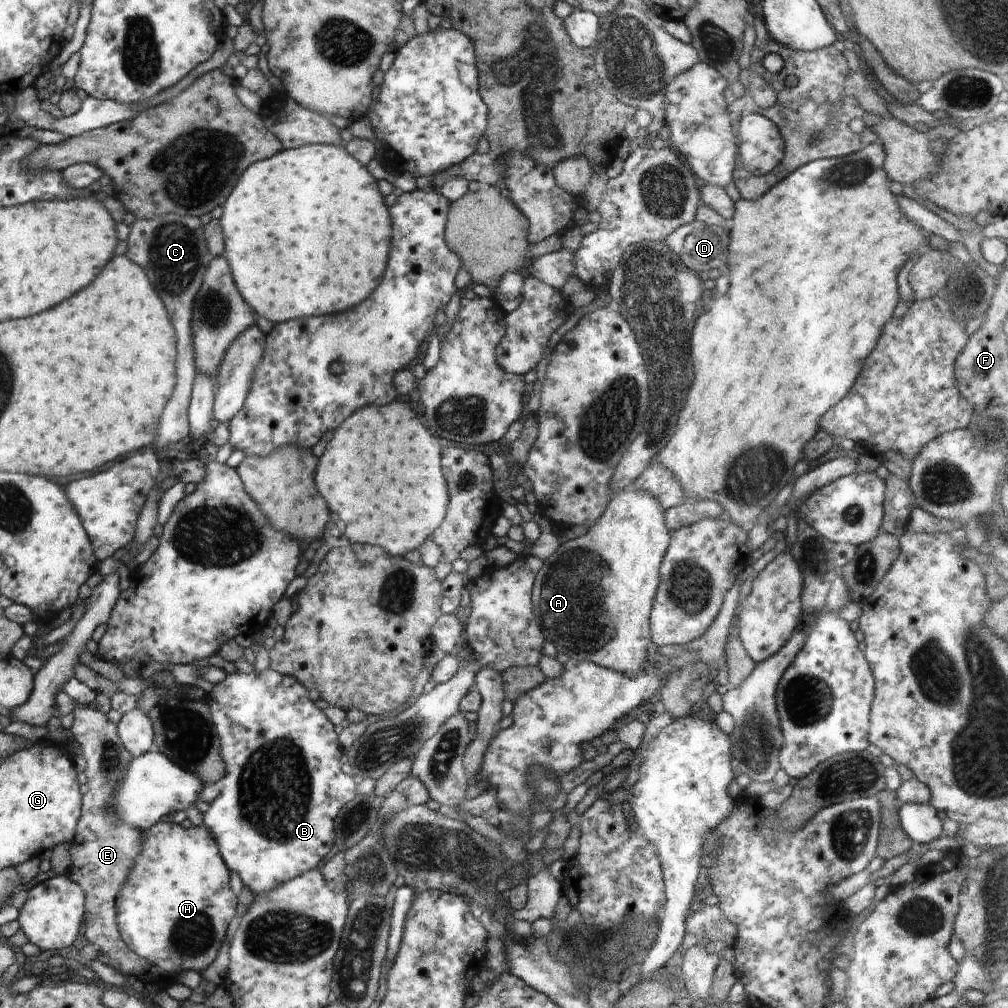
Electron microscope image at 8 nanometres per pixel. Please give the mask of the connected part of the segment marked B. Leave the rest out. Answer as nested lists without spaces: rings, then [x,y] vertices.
[[[268,667],[262,672],[258,672],[258,674],[254,671],[246,674],[240,670],[227,674],[223,682],[212,686],[212,690],[206,694],[204,699],[209,704],[210,716],[214,720],[215,730],[218,732],[221,742],[220,752],[222,752],[222,760],[224,760],[224,766],[226,766],[226,774],[215,783],[204,785],[193,806],[198,808],[198,812],[202,814],[202,826],[210,832],[210,836],[213,836],[229,871],[239,876],[244,888],[248,889],[254,897],[266,894],[270,890],[282,886],[287,880],[302,876],[302,874],[306,874],[314,868],[321,870],[319,866],[334,851],[334,822],[336,816],[338,816],[338,810],[346,802],[350,802],[354,798],[354,794],[358,794],[357,784],[354,782],[352,773],[340,763],[344,749],[338,742],[338,735],[334,731],[335,725],[324,714],[323,710],[318,708],[314,701],[310,700],[308,693],[309,690],[292,676],[282,676],[282,674],[278,674],[278,672]]]

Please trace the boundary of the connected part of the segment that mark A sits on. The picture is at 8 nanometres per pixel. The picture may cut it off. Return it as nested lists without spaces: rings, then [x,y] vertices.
[[[626,488],[608,501],[606,510],[584,536],[558,546],[535,576],[532,589],[534,616],[547,642],[576,661],[590,661],[634,678],[649,662],[648,618],[660,584],[659,568],[670,544],[662,505],[648,492]]]

